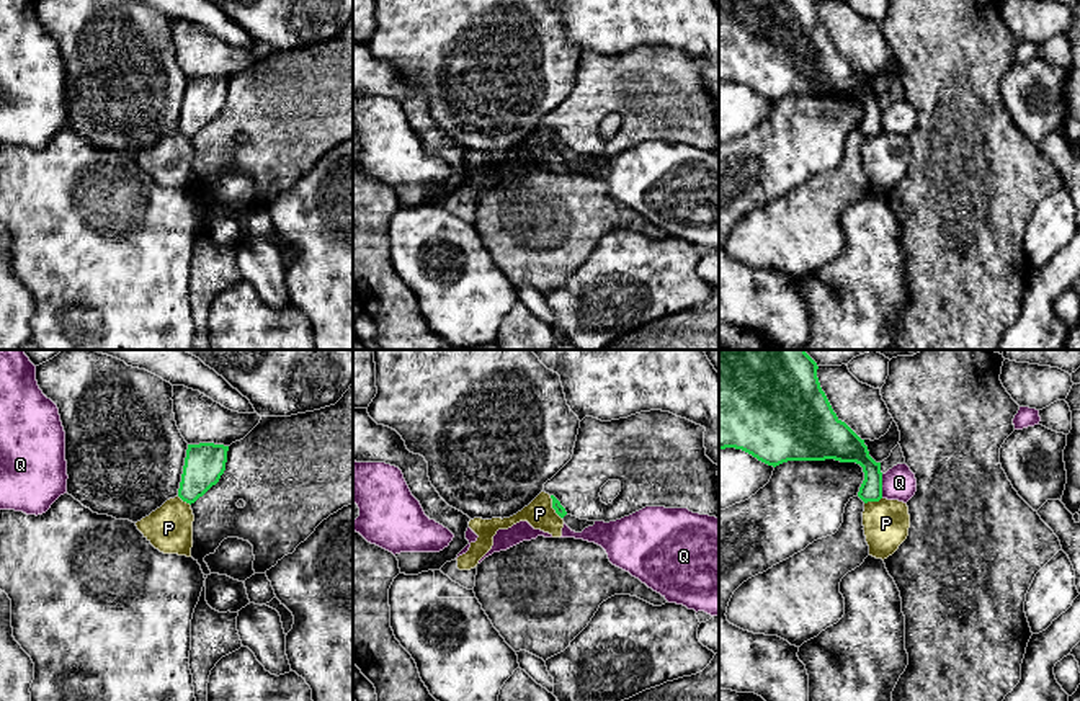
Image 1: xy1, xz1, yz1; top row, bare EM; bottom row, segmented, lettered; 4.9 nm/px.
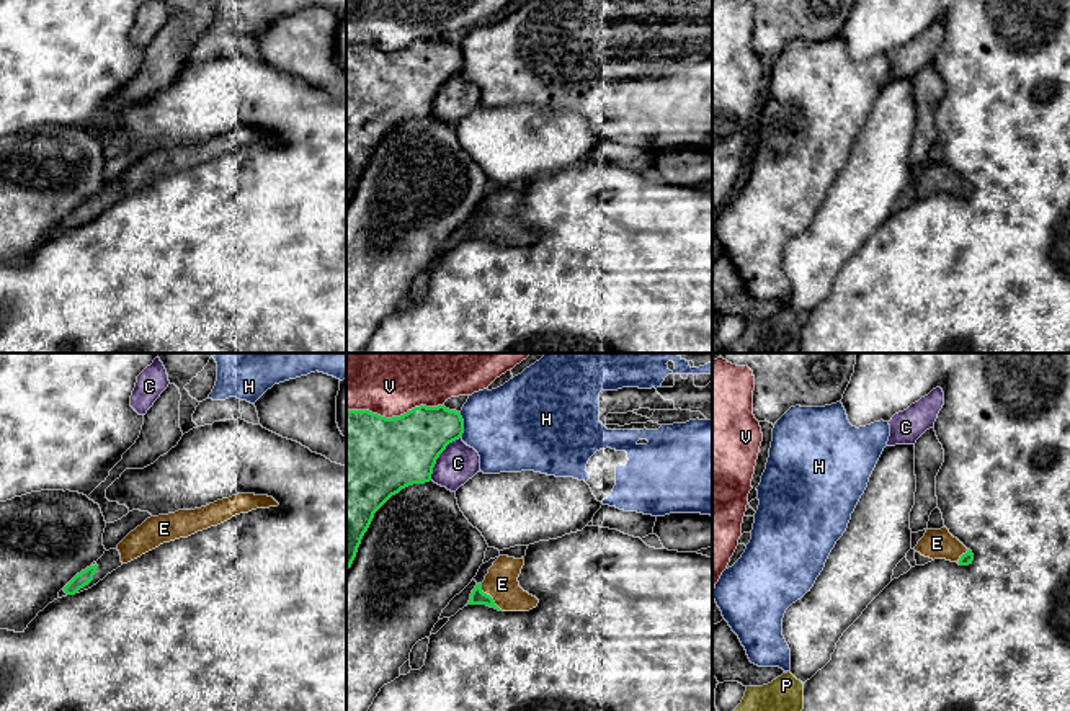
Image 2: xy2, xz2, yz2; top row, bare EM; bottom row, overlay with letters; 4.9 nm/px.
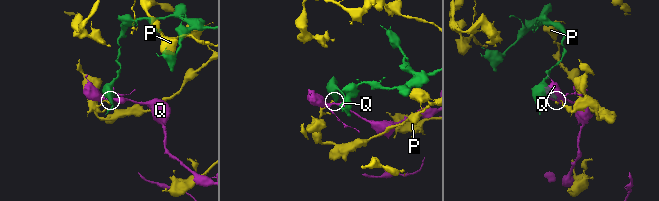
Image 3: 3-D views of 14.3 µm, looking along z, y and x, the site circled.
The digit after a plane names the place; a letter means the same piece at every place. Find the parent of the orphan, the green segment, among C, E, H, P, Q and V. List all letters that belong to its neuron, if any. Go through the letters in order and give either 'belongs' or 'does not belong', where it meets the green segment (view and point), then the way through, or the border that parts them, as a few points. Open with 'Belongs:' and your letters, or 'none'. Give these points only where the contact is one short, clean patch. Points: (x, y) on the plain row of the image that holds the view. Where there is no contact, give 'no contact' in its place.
Belongs: E
C: does not belong; contact xz2 (438, 90)
E: belongs; contact xz2 (490, 231); way xz2 (477, 231), (490, 231), (502, 218)
H: does not belong; contact xz2 (463, 59)
P: does not belong; contact xz1 (553, 141); border xz1 (549, 129), (551, 141), (561, 152)
Q: does not belong; contact yz1 (881, 120); border yz1 (881, 108), (883, 131)
V: does not belong; contact xz2 (394, 51)

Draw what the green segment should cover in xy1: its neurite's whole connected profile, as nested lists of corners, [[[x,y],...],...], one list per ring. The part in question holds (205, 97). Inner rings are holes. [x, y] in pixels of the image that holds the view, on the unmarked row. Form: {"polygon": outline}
{"polygon": [[[214,77],[188,78],[178,131],[194,137],[225,105],[229,80]]]}

